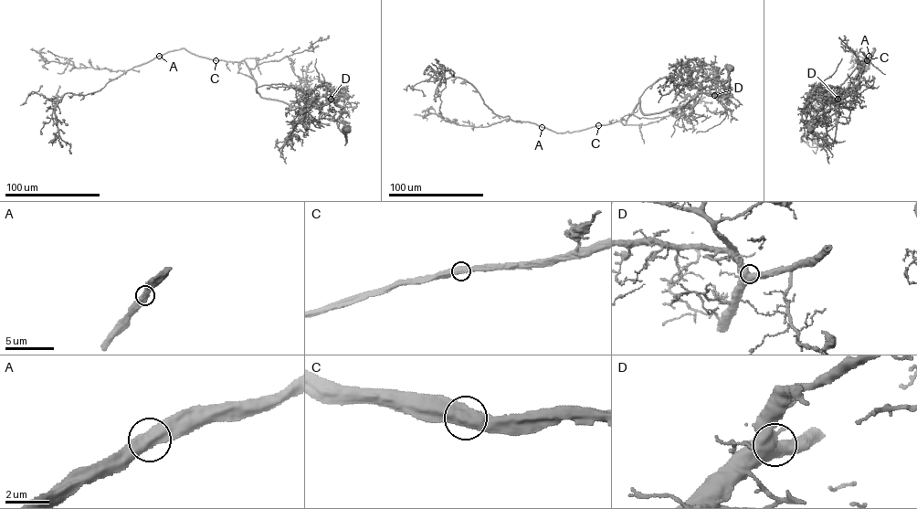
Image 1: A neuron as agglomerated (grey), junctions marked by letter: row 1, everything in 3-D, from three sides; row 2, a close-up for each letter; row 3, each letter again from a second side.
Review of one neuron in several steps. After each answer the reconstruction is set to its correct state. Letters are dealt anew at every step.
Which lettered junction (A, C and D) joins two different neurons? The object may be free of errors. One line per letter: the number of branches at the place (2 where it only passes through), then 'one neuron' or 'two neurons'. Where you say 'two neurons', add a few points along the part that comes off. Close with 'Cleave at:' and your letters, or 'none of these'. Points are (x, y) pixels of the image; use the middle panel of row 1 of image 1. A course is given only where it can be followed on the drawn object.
A: 2 branches meet; one neuron
C: 2 branches meet; one neuron
D: 2 branches meet; one neuron
Cleave at: none of these

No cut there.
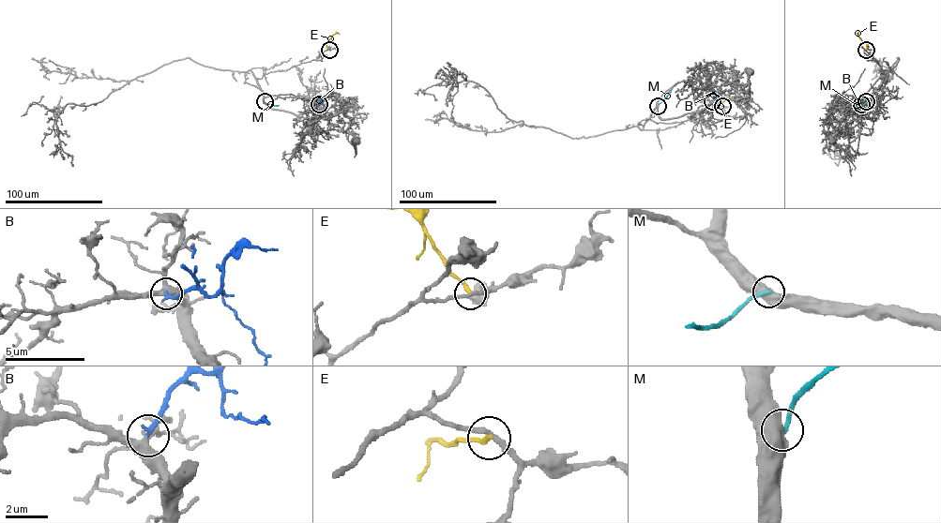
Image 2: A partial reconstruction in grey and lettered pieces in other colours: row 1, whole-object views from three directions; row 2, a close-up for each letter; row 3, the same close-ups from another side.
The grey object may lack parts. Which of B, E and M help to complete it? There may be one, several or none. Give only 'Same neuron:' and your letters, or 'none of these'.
Same neuron: B

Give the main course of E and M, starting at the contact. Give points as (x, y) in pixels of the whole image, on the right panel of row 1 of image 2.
E: (866, 50), (867, 43), (858, 34)
M: (866, 101), (848, 105)

